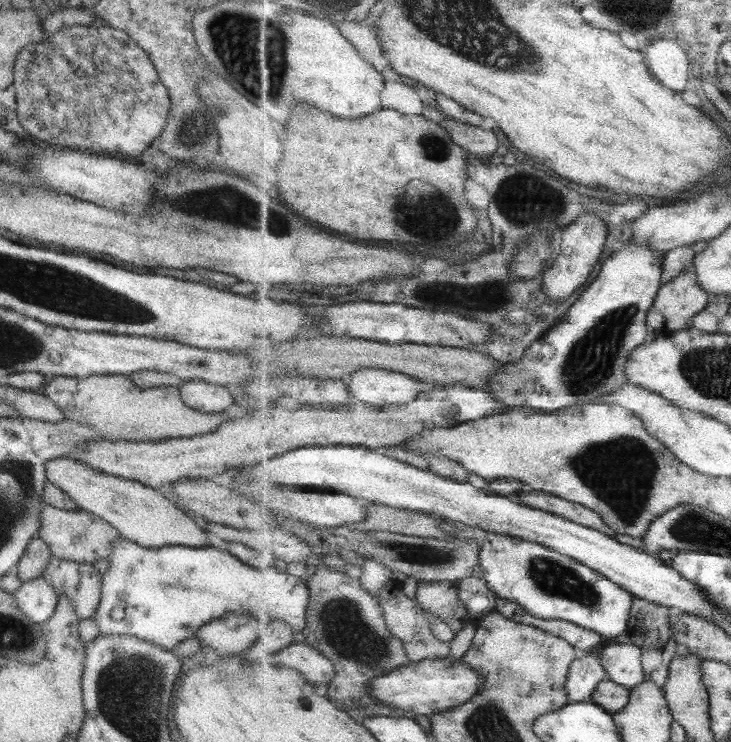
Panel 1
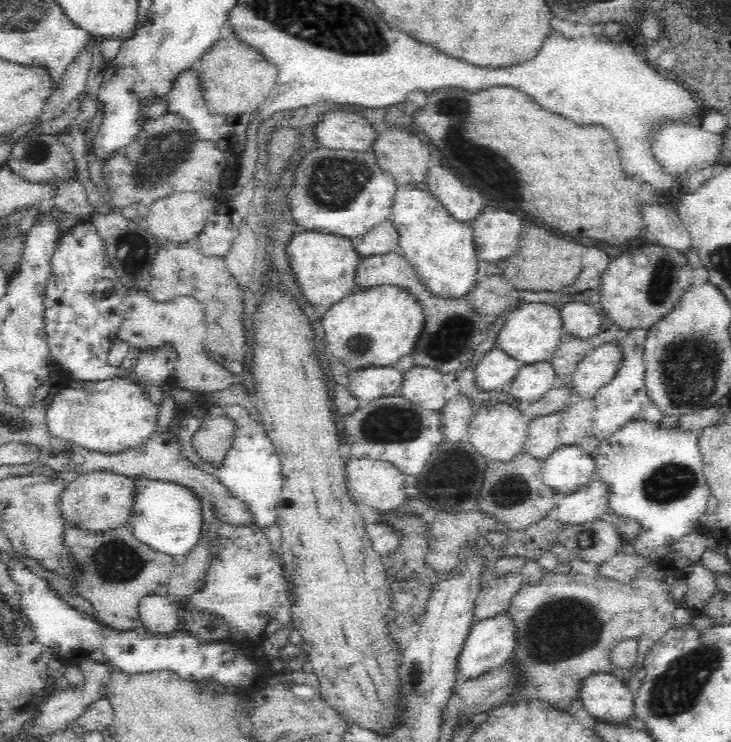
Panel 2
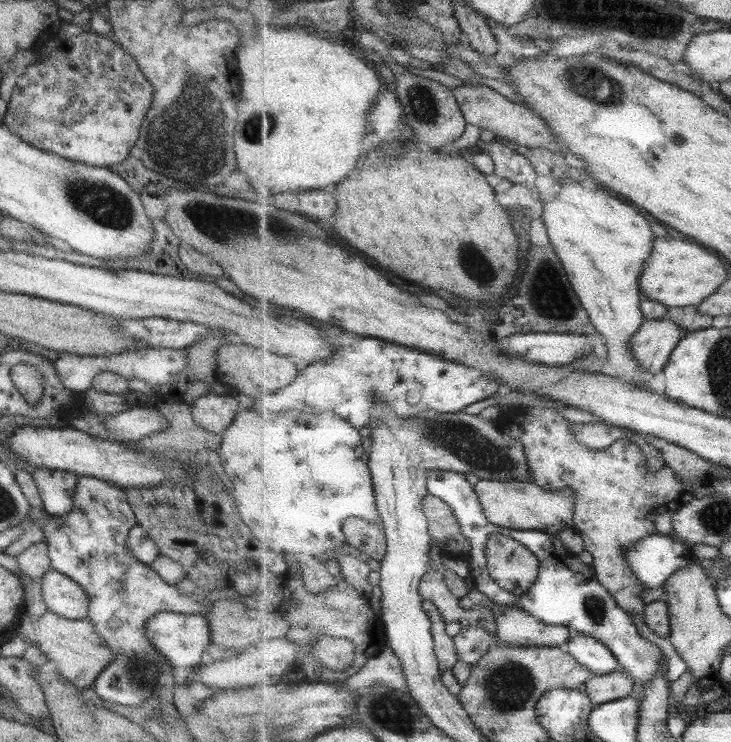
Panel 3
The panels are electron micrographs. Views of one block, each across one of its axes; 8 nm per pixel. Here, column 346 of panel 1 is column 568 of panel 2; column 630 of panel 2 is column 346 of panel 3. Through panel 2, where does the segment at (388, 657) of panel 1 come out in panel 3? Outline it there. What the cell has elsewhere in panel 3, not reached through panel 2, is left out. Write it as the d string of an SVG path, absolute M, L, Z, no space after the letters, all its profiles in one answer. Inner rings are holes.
M290 554L284 557L288 564L286 576L277 584L277 590L273 598L273 610L278 617L280 628L278 632L298 646L300 652L310 652L311 642L322 636L335 636L349 639L355 644L355 658L347 669L336 674L338 679L357 674L365 666L365 663L376 657L380 650L387 646L386 636L382 631L382 621L373 613L370 600L358 591L342 573L342 566L335 559L326 560L329 570L336 576L338 583L323 592L313 594L307 590L303 580L300 562Z

